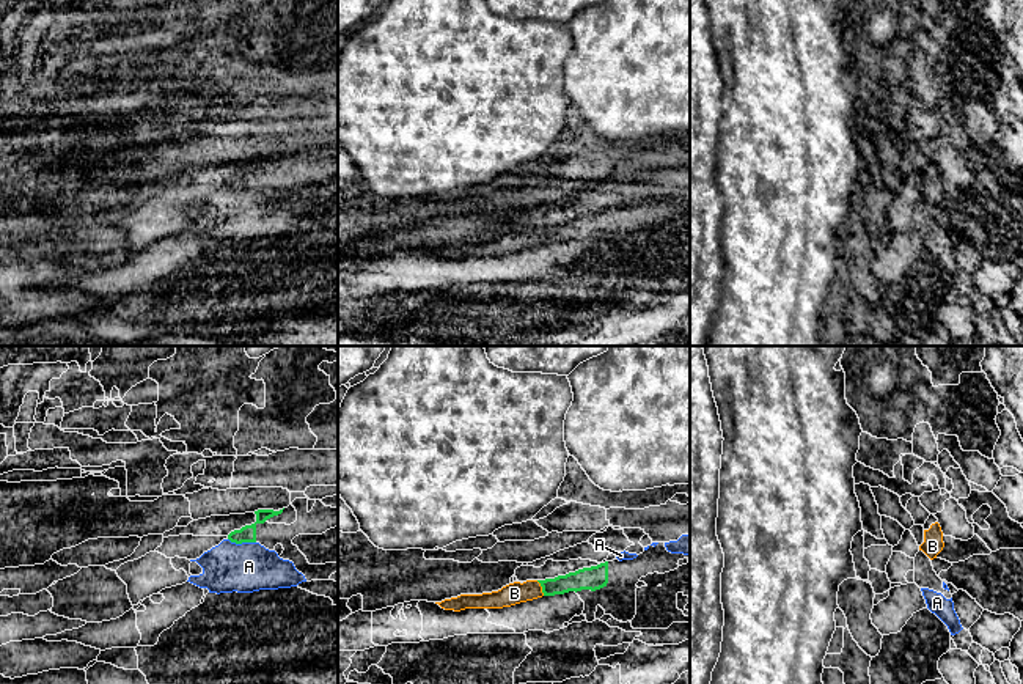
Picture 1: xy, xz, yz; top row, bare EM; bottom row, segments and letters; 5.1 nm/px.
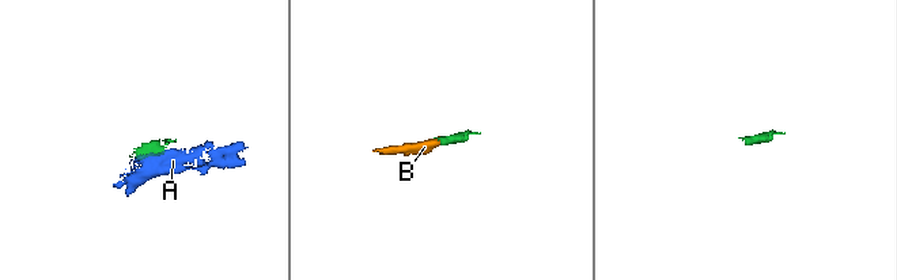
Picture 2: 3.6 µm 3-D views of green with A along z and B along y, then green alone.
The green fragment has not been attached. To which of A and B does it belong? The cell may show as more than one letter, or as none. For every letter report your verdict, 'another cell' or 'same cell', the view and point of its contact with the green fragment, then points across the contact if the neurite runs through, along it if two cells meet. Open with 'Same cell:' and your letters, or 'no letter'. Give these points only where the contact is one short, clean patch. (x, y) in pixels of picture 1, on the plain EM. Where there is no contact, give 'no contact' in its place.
Same cell: B
A: another cell | xy (242, 189) | along xy (228, 186), (236, 191), (255, 191)
B: same cell | xz (542, 236)

